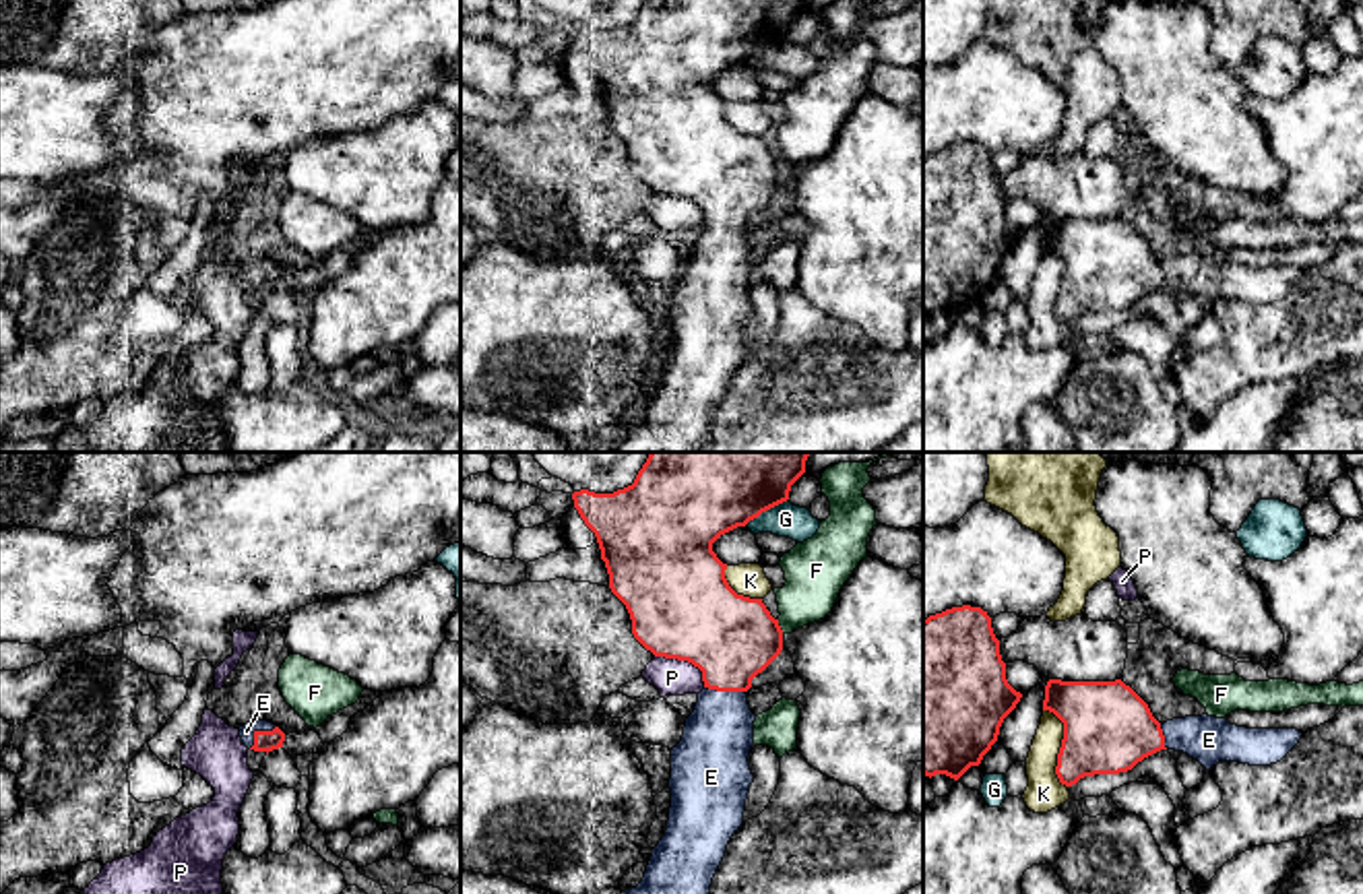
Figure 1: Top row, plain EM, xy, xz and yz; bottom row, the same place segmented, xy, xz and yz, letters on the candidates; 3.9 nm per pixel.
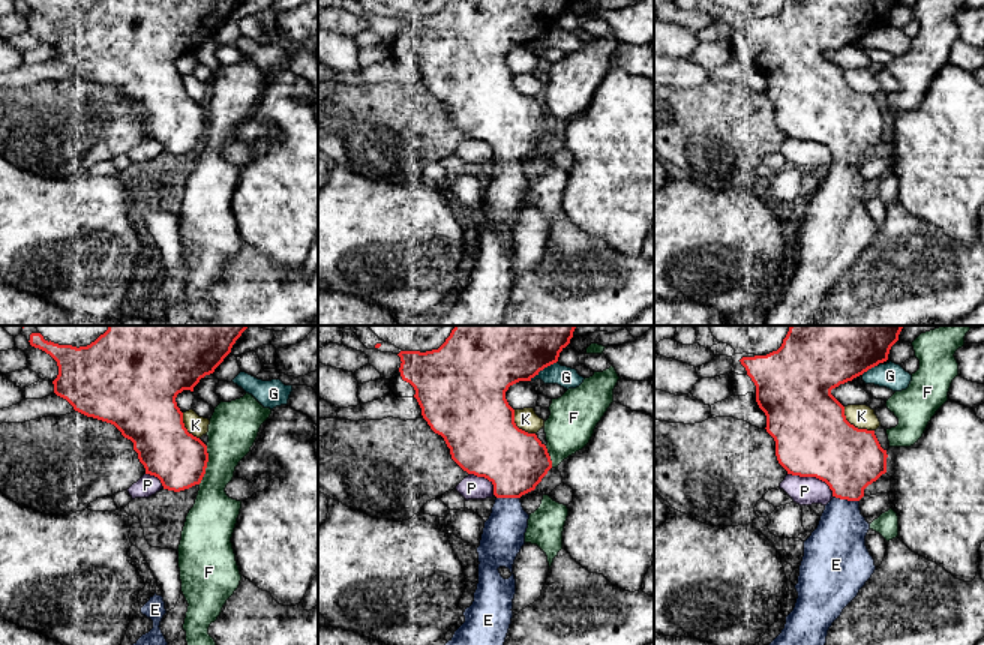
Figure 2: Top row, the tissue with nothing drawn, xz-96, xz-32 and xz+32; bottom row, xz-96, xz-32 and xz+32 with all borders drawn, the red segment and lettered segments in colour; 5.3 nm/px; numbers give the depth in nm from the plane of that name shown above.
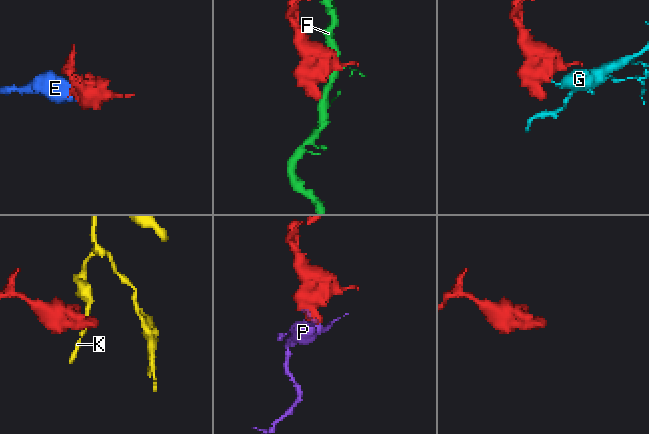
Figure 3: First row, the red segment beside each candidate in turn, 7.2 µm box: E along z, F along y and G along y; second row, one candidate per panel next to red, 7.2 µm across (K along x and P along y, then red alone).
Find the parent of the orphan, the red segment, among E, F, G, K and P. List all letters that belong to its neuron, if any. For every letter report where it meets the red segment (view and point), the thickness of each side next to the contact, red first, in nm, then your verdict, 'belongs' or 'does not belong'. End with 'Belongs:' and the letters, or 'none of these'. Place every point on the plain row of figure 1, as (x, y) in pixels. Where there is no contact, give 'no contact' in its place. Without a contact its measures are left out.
E: contact xz (725, 228); calibres 340 and 280 nm; belongs
F: contact xz (779, 164); calibres 340 and 240 nm; does not belong
G: contact xz (765, 48); calibres 300 and 130 nm; does not belong
K: contact yz (1062, 283); calibres 360 and 140 nm; does not belong
P: contact xz (686, 197); calibres 400 and 140 nm; does not belong
Belongs: E

